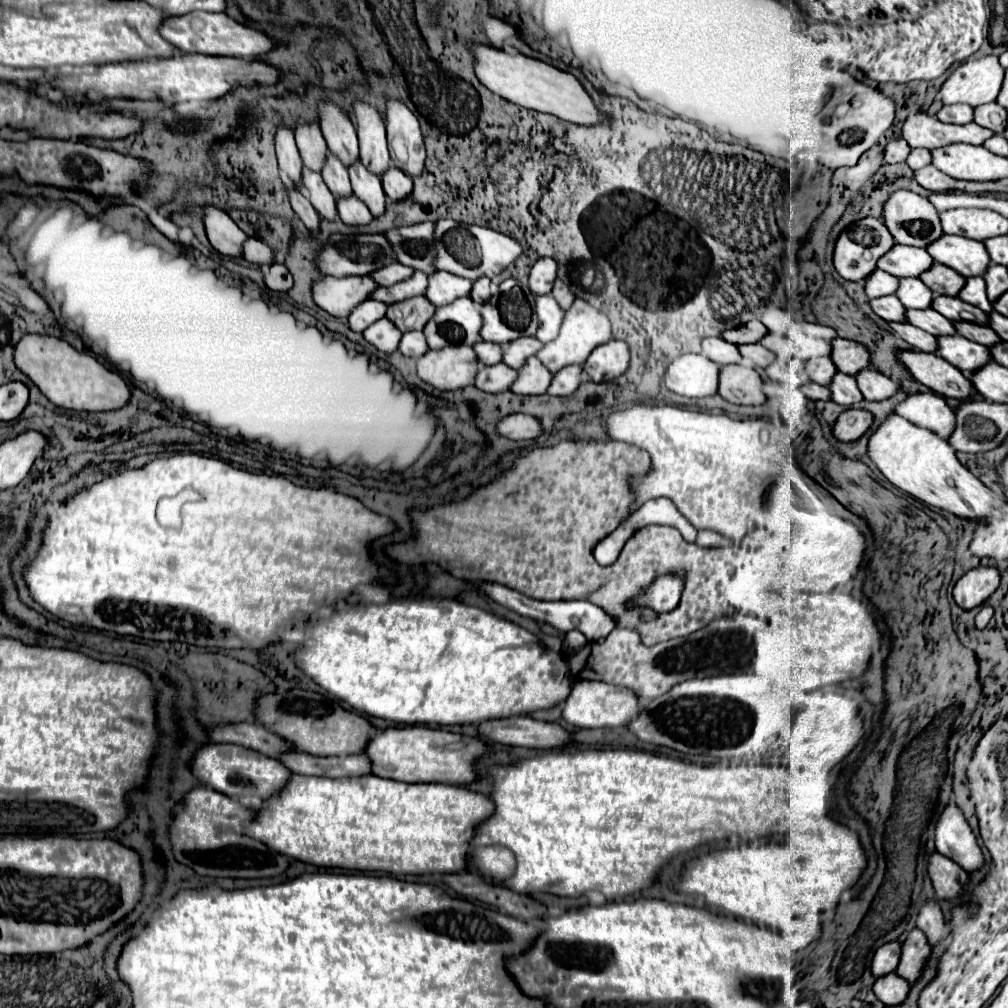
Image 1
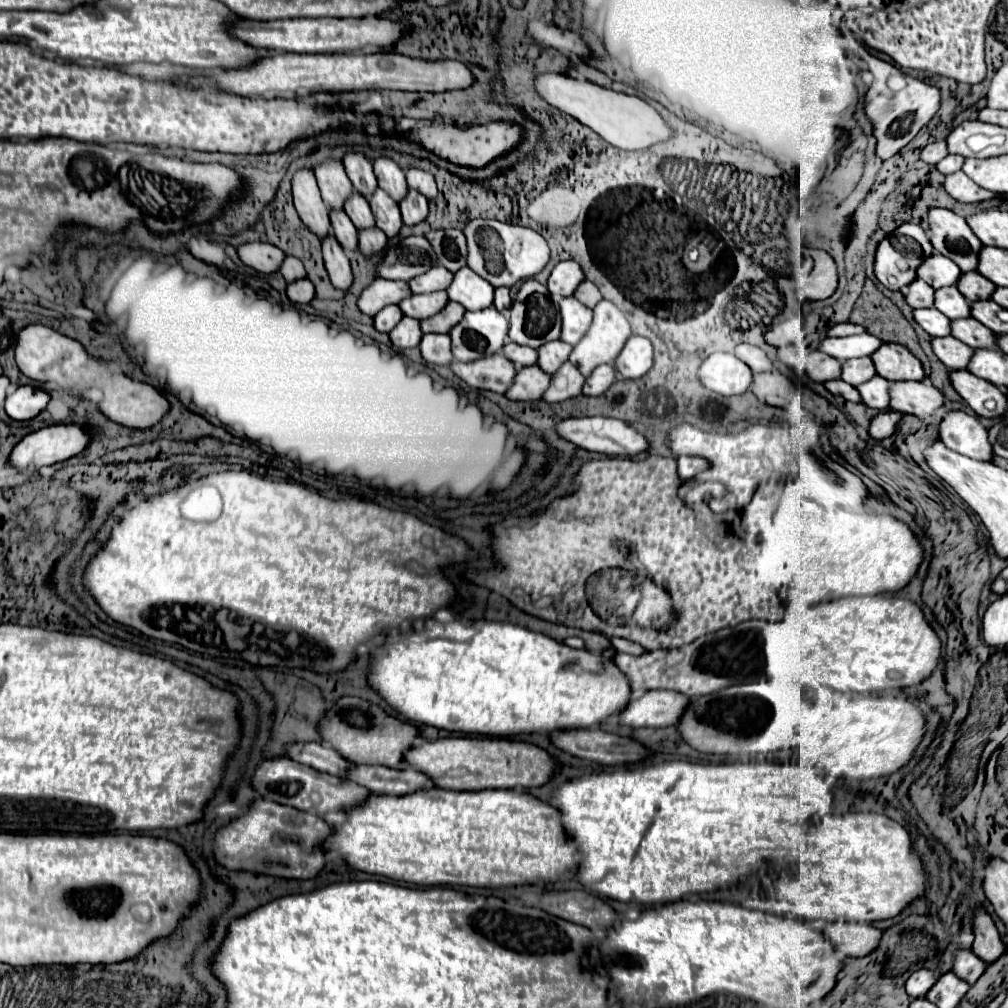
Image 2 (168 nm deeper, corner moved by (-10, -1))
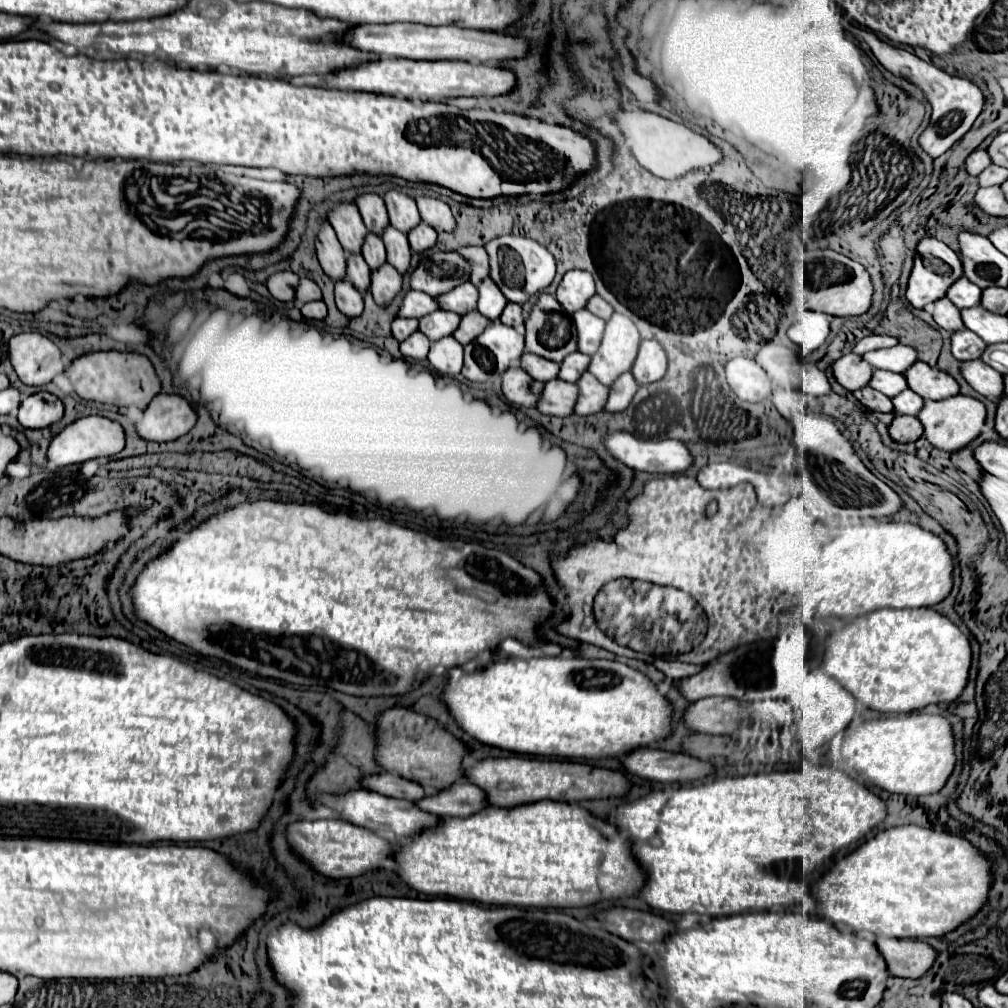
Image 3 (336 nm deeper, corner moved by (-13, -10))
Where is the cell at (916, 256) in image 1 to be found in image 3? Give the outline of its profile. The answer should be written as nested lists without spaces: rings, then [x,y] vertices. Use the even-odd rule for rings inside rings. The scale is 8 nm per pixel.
[[[961,278],[961,282],[955,282],[951,288],[949,288],[949,294],[947,298],[957,306],[957,308],[973,308],[977,304],[981,304],[981,294],[983,290],[969,282],[967,278]]]

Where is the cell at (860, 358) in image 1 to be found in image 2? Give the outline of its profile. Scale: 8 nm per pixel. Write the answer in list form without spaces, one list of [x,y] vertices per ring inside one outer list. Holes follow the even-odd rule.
[[[884,343],[870,355],[876,373],[888,381],[922,381],[924,369],[914,355],[896,343]]]

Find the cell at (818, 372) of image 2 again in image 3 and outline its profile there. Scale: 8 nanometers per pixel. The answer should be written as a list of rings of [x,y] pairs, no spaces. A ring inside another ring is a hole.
[[[845,354],[833,364],[833,374],[841,386],[847,390],[859,390],[865,388],[873,376],[873,366],[861,358],[861,354]]]

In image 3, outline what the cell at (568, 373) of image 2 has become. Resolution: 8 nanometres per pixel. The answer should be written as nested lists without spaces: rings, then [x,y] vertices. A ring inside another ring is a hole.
[[[585,372],[581,376],[581,382],[577,382],[577,386],[579,386],[579,398],[577,398],[575,414],[589,416],[589,414],[597,414],[605,408],[607,396],[609,396],[609,386],[601,384],[589,372]]]

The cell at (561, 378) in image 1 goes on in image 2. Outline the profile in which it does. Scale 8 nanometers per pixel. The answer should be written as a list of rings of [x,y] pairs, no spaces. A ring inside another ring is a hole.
[[[600,365],[592,371],[590,377],[586,377],[582,393],[584,395],[602,395],[614,381],[616,381],[614,367],[612,365]]]

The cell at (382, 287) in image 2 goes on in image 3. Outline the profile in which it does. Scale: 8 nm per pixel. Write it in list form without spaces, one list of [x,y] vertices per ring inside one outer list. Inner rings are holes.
[[[407,292],[407,296],[403,298],[403,304],[399,308],[399,316],[403,318],[423,318],[431,312],[439,310],[439,304],[433,296],[425,294],[425,292]]]

